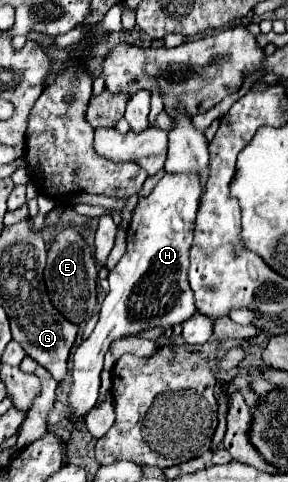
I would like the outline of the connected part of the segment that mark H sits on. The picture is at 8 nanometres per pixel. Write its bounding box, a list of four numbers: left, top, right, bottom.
[69,174,201,420]

